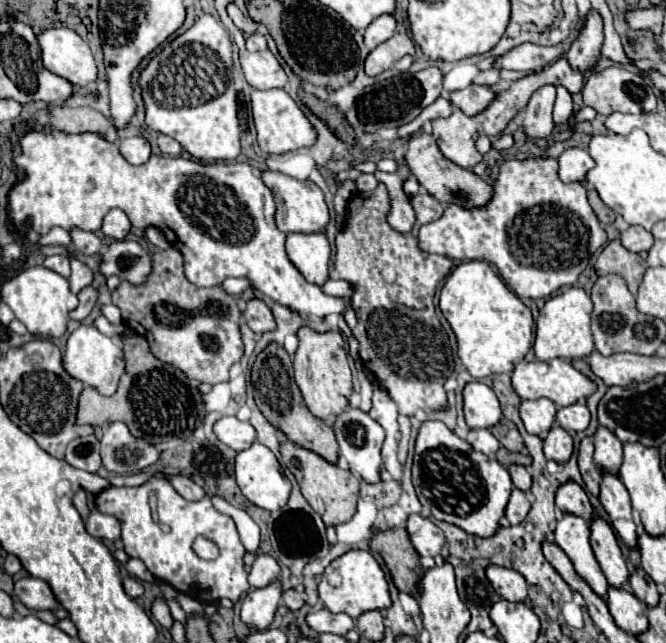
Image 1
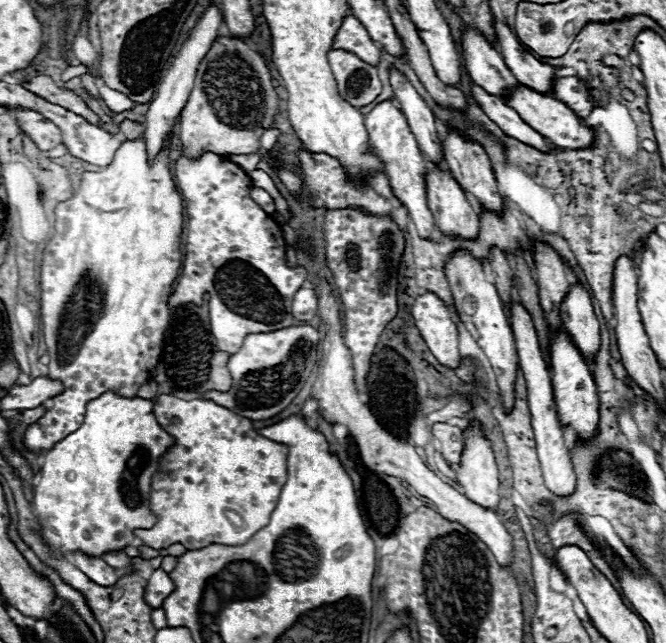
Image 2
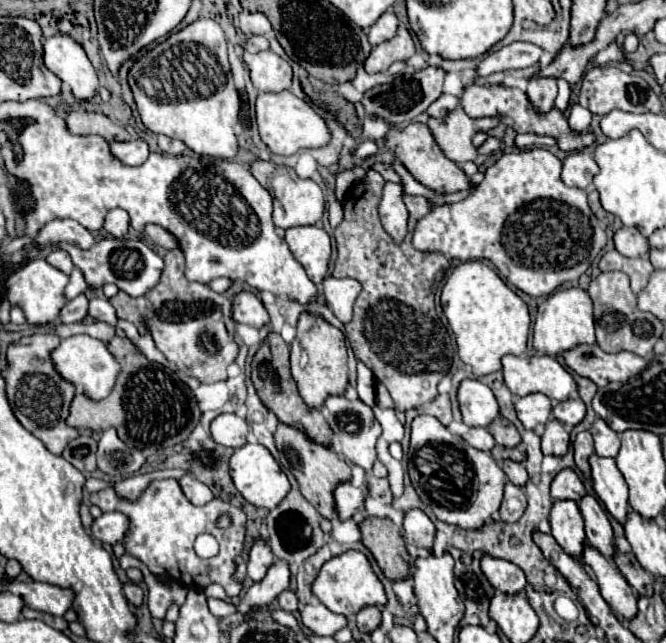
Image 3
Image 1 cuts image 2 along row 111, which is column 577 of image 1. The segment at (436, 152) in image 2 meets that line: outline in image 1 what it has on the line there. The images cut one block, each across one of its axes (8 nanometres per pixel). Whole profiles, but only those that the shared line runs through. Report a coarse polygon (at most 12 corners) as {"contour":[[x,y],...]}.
{"contour":[[584,402],[560,406],[556,422],[570,432],[586,430],[590,412]]}

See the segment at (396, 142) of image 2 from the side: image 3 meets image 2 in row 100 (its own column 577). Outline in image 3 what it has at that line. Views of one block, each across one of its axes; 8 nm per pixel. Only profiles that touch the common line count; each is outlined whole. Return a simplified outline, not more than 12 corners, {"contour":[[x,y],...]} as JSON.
{"contour":[[504,356],[514,396],[542,392],[564,402],[578,392],[550,356]]}

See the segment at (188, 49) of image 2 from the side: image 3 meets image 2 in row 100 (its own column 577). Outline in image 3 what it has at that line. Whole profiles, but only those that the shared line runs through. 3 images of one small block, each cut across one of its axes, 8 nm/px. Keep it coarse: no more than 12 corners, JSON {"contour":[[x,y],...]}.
{"contour":[[598,144],[570,152],[562,160],[562,182],[588,188],[598,164]]}

